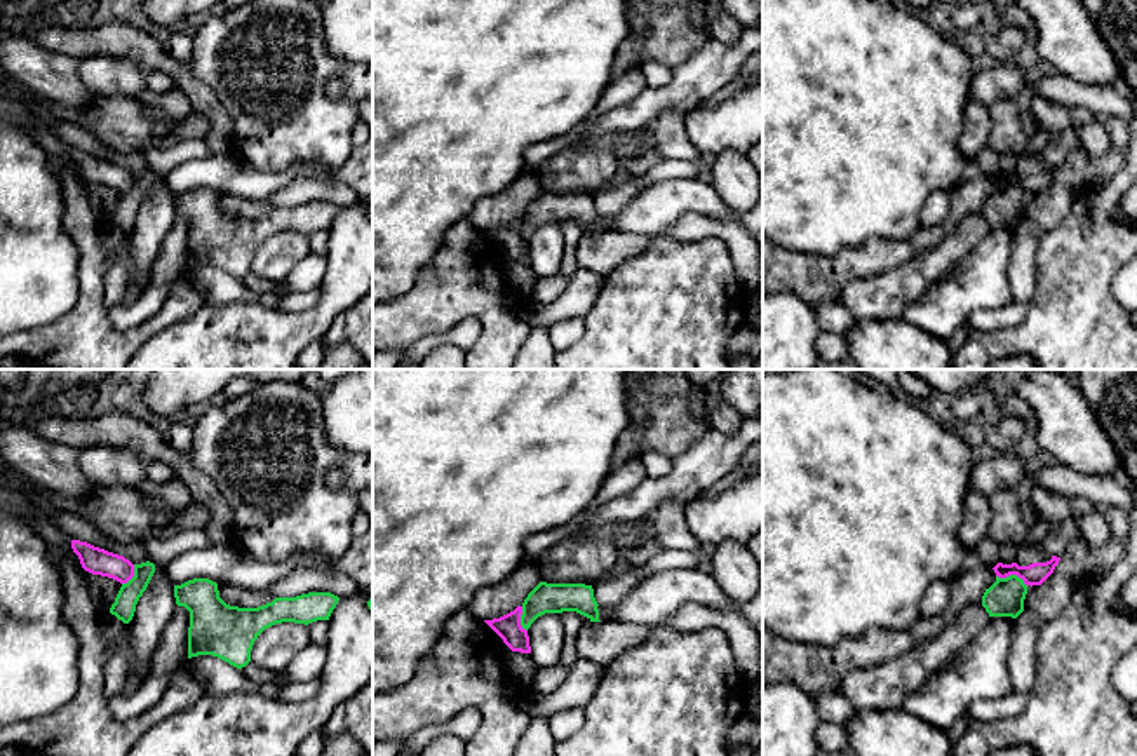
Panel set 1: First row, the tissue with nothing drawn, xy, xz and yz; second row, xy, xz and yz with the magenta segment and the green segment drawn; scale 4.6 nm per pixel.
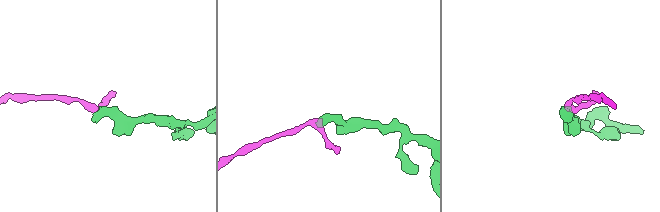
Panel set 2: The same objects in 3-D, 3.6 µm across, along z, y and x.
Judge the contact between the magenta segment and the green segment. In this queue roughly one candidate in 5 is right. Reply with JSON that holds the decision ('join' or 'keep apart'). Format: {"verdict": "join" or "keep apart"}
{"verdict": "keep apart"}

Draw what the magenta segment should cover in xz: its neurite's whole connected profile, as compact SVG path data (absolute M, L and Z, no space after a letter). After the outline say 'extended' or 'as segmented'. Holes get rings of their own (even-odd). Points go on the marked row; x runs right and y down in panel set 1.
M522 606L514 611L484 620L512 651L531 653L528 631L521 625Z; as segmented

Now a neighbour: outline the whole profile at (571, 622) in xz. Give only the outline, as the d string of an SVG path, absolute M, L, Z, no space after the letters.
M562 611L559 615L562 620L562 636L564 636L564 646L562 646L559 667L569 669L578 660L576 634L583 625L590 624L590 618L576 611Z

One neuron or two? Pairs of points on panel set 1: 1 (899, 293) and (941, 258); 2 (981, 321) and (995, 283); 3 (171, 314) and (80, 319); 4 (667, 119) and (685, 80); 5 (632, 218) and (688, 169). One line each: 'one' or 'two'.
1: one
2: two
3: one
4: two
5: two

